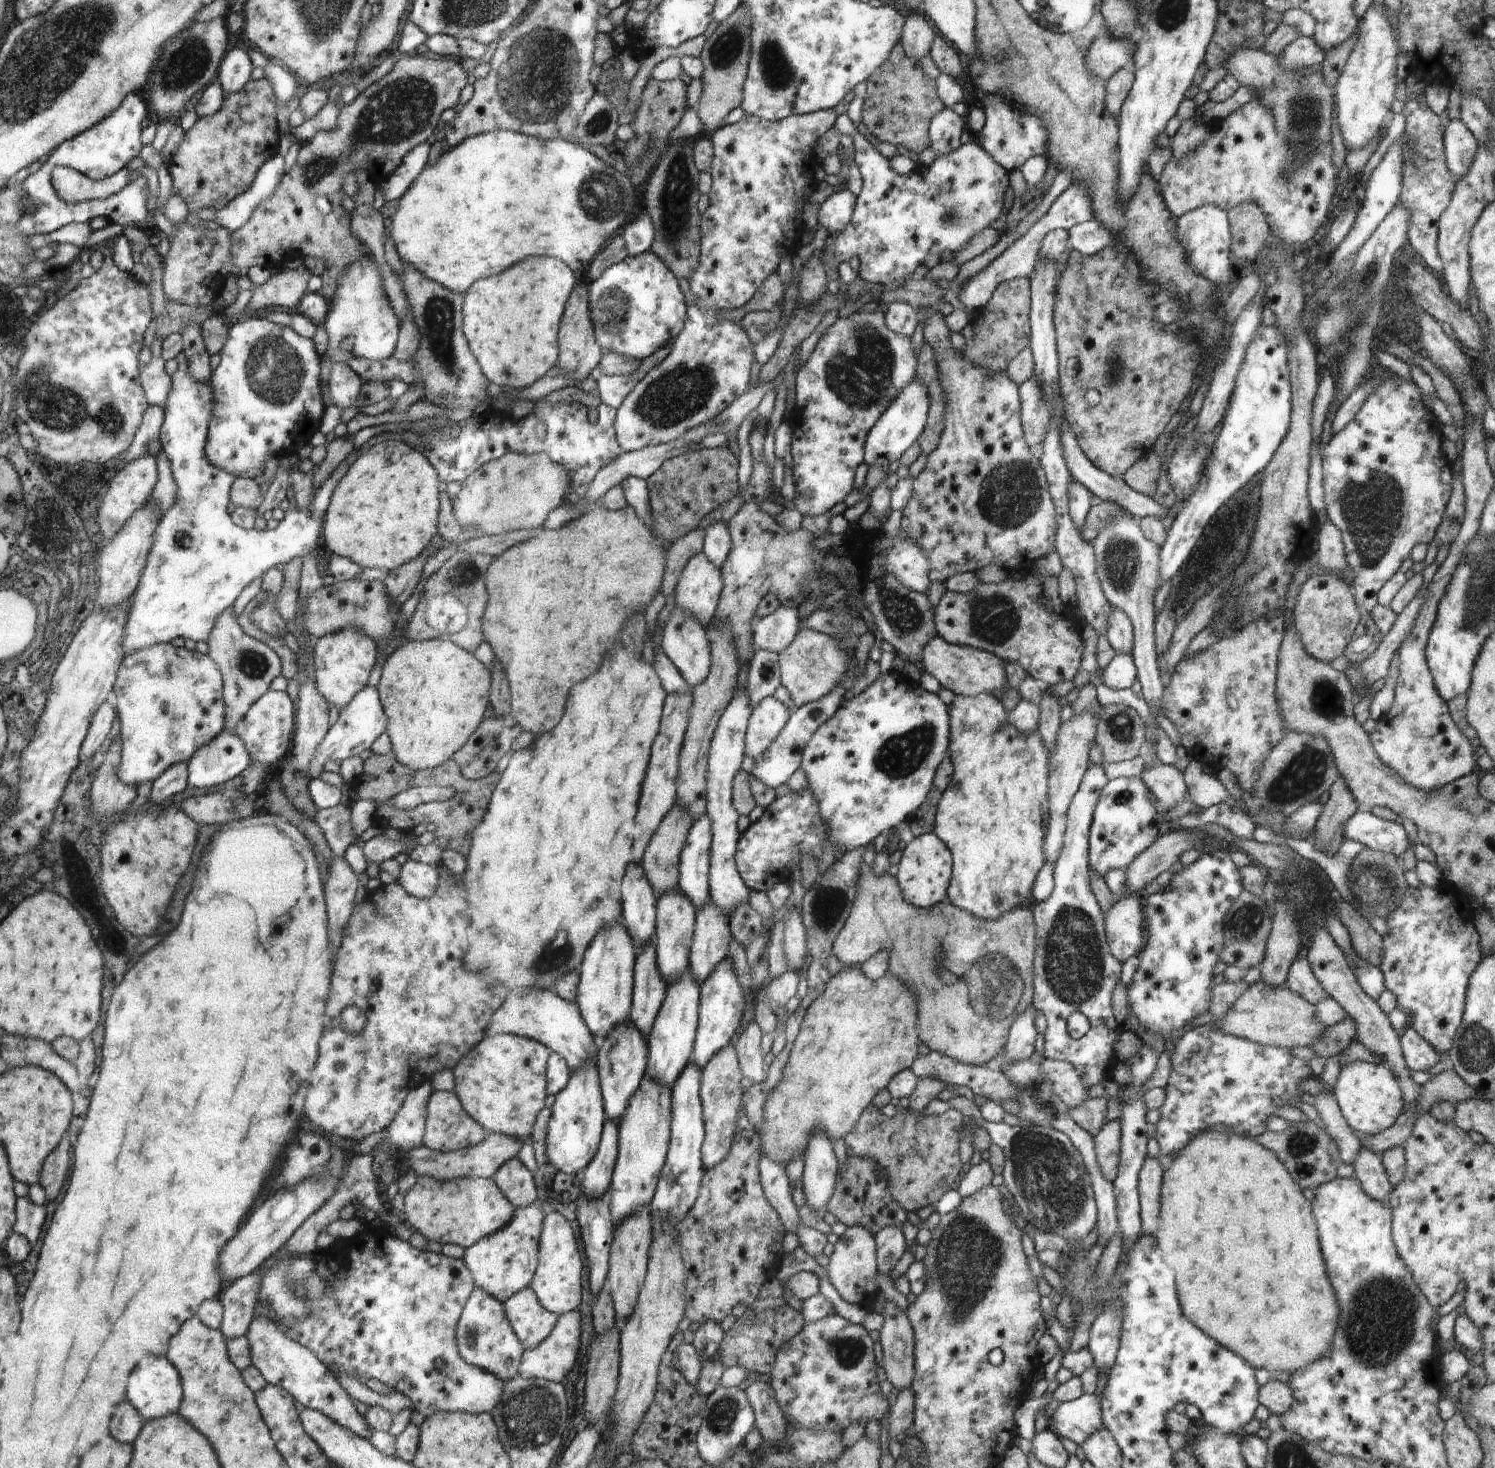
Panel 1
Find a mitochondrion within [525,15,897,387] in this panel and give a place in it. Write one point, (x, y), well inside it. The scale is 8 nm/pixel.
(676, 212)

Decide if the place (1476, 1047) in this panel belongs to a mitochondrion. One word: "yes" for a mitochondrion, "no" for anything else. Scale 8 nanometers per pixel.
yes

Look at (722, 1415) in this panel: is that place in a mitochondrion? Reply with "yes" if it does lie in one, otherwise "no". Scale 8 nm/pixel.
yes

